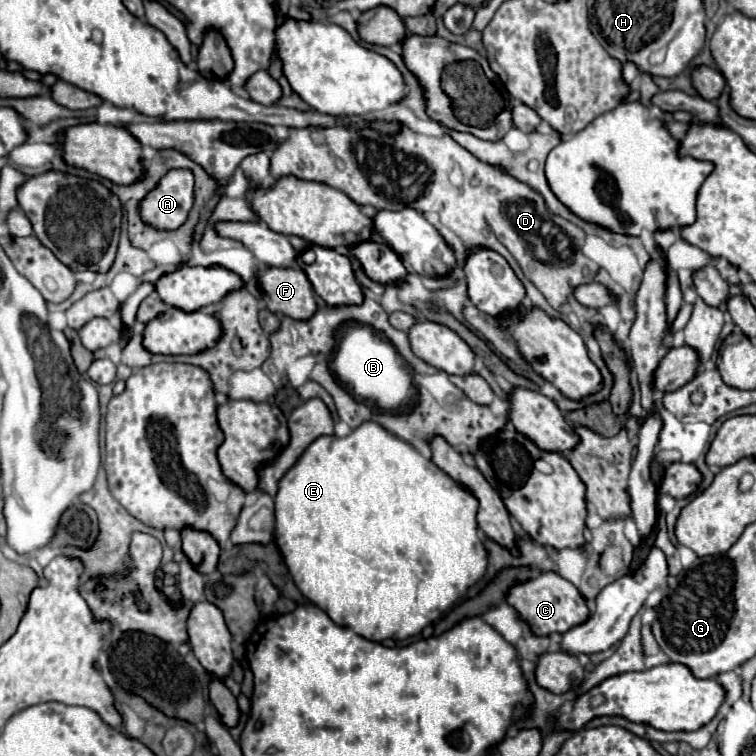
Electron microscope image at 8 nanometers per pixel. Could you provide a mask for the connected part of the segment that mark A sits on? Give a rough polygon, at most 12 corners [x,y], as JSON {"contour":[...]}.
{"contour":[[169,169],[139,201],[141,221],[177,231],[195,203],[191,169]]}

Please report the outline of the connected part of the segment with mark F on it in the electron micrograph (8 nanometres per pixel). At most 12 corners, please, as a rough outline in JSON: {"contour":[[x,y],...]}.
{"contour":[[267,267],[259,287],[267,309],[293,319],[317,311],[299,267]]}

